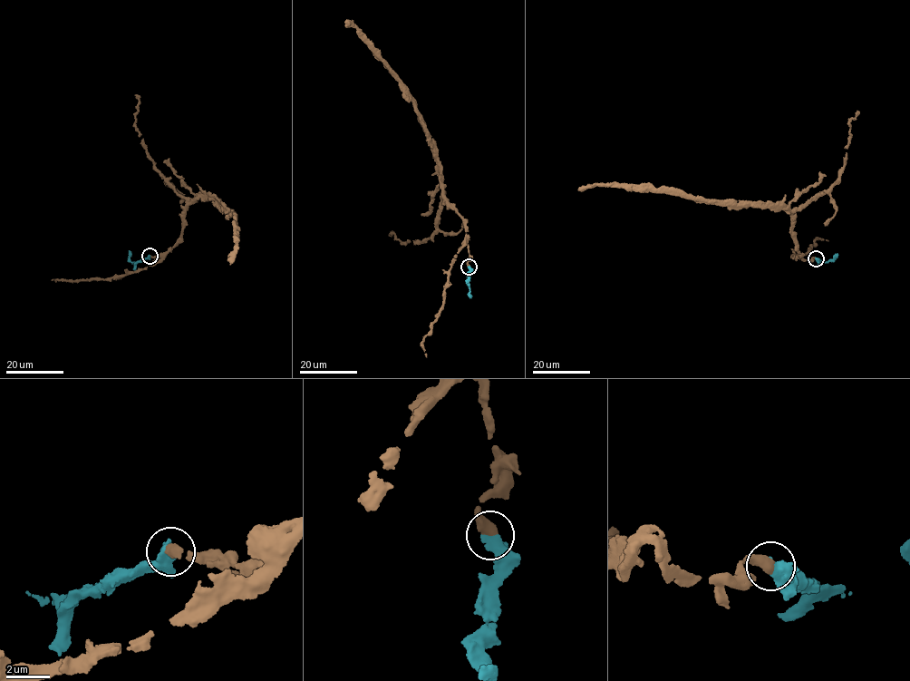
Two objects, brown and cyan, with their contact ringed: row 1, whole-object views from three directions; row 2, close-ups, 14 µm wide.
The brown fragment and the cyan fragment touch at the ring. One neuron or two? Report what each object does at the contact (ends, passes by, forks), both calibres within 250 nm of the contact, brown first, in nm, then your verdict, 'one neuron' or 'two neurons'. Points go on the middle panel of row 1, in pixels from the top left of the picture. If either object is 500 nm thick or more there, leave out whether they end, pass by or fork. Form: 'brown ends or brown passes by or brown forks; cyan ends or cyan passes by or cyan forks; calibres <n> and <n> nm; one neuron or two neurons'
calibres 500 and 480 nm; one neuron

